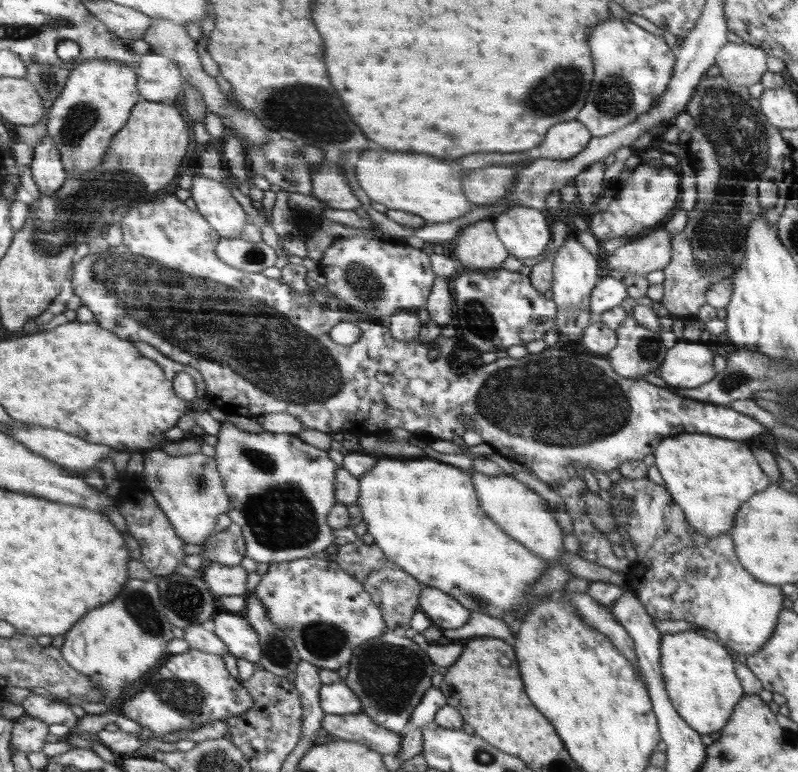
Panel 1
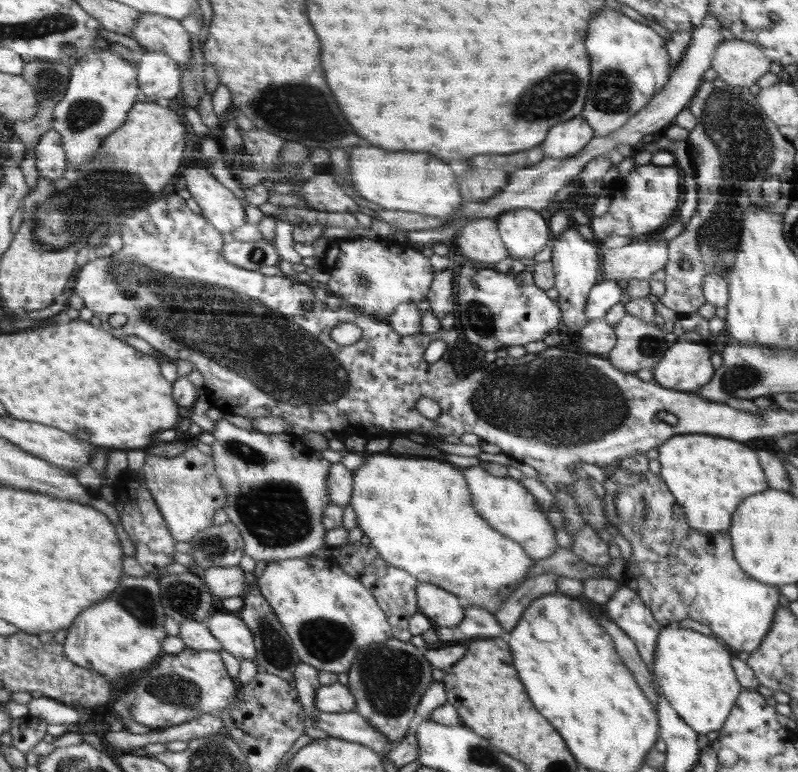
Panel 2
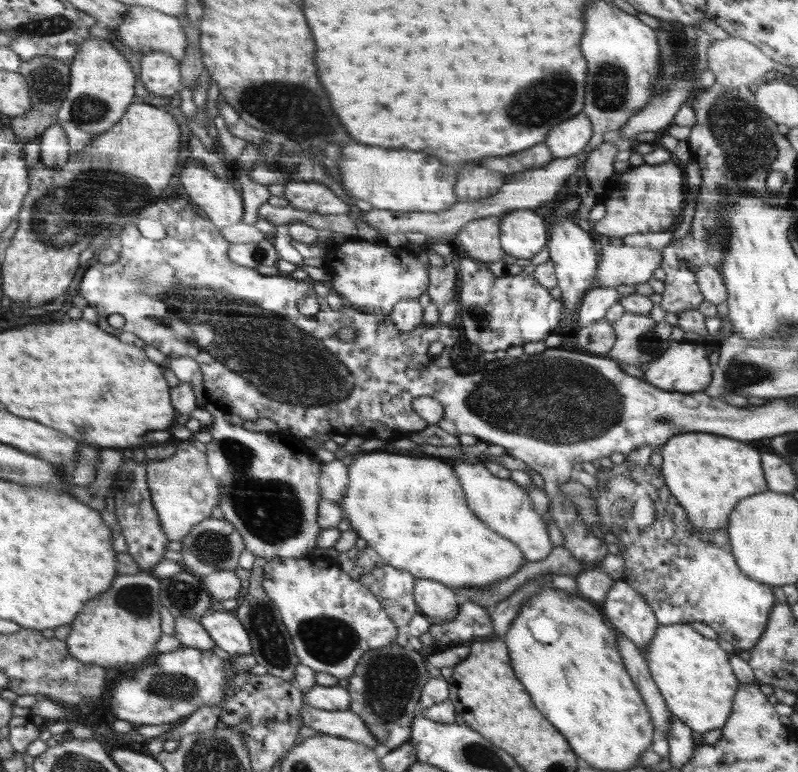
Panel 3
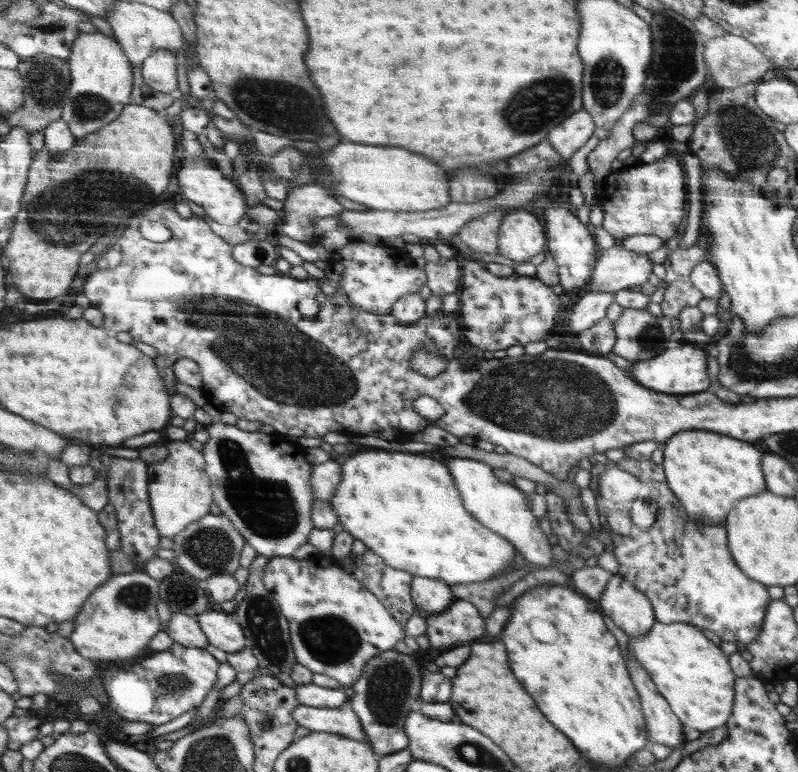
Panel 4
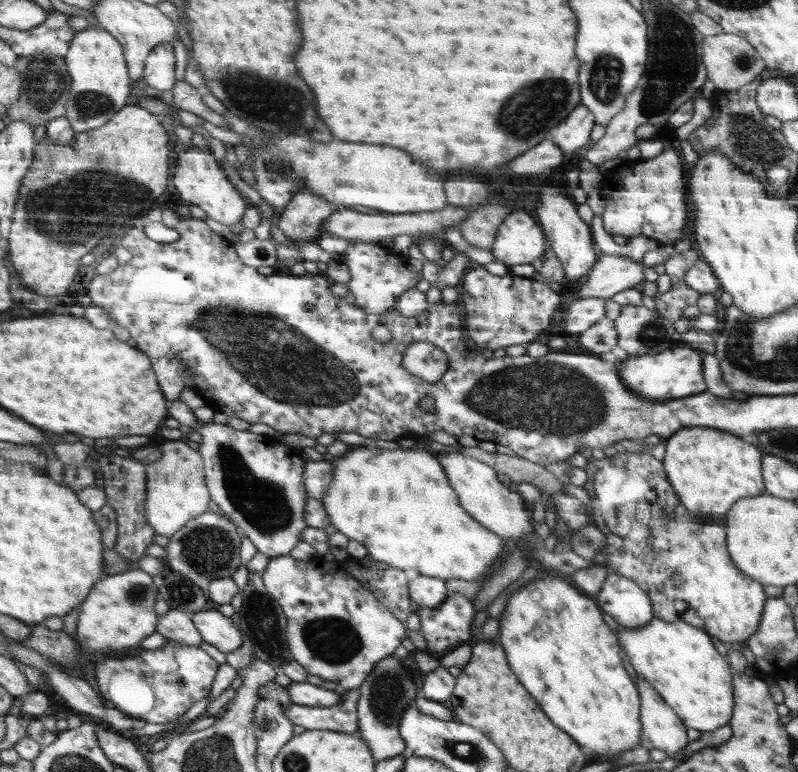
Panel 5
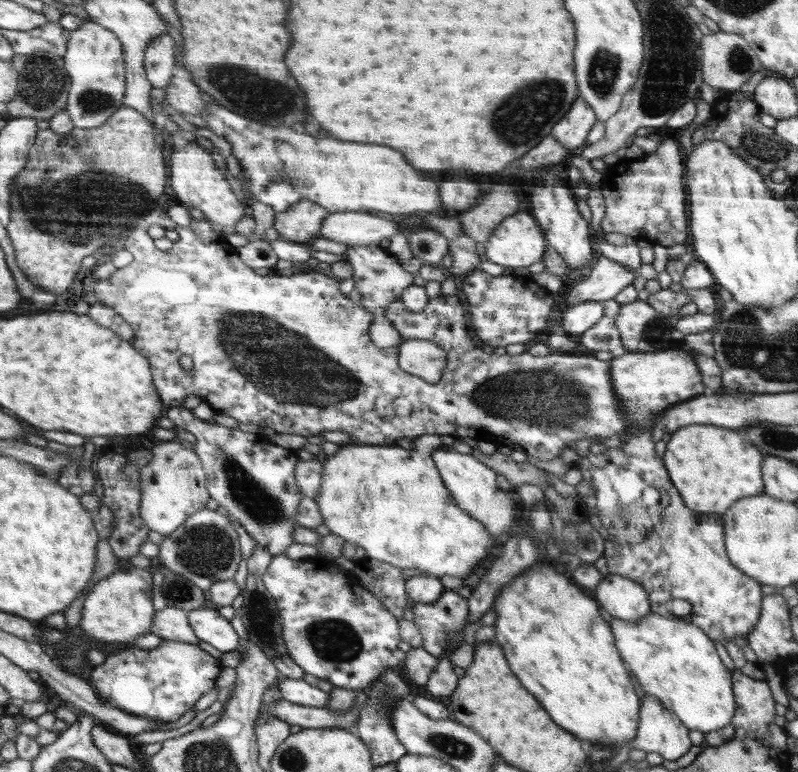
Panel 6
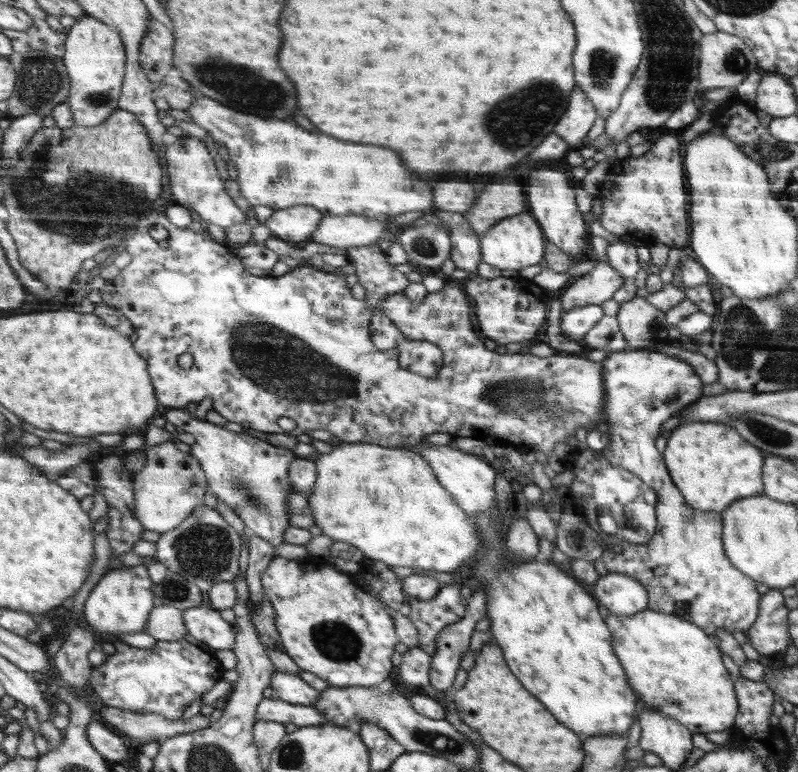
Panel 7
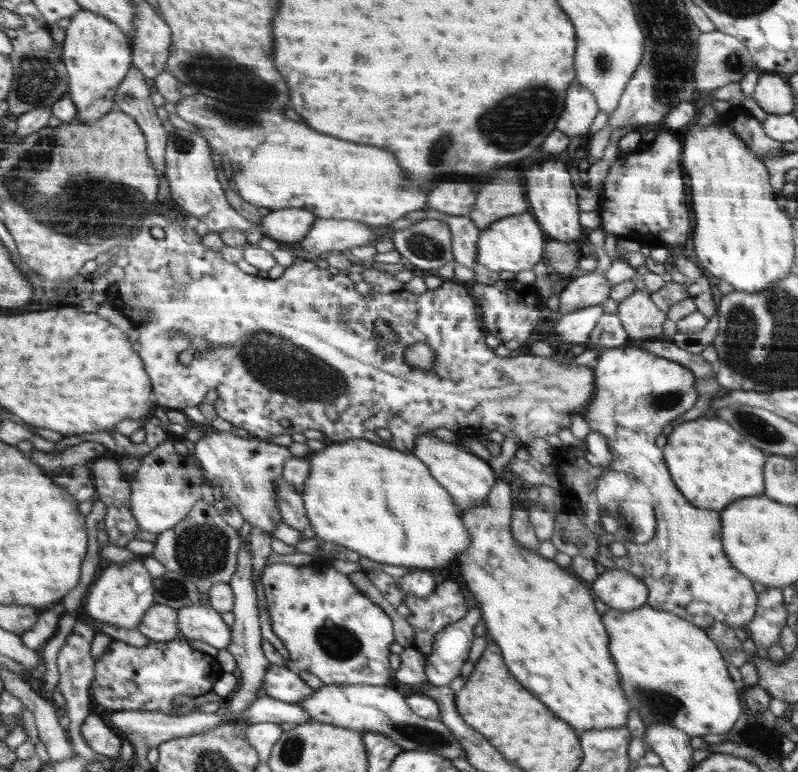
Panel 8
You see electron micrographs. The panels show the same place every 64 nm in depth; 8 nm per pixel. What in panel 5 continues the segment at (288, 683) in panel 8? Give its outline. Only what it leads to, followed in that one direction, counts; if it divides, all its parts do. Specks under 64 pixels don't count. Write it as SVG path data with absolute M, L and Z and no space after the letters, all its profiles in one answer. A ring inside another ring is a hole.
M308 681L292 682L285 687L293 704L308 707L332 707L340 705L342 696L339 690L330 691L323 687L312 686Z

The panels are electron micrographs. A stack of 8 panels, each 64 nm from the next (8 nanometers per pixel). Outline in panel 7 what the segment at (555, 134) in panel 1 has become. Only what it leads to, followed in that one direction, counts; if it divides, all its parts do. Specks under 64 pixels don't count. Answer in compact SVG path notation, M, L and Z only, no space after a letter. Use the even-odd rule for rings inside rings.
M576 86L572 89L567 112L560 117L555 131L568 143L570 150L579 148L598 114L599 111L595 109L588 94Z

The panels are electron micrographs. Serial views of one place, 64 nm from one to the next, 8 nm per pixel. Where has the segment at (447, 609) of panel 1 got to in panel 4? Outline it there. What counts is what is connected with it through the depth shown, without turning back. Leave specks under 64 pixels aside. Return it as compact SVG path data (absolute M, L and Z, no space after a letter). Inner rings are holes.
M418 575L412 578L411 598L416 606L428 613L444 612L454 600L448 583Z

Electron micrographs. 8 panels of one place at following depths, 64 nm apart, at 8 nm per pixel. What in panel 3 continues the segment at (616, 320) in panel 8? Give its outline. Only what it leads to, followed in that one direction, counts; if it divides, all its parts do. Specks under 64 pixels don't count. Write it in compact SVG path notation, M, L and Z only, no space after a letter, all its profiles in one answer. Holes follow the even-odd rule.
M606 319L593 322L586 328L576 329L575 333L578 335L580 347L591 354L604 354L606 356L615 344L612 323Z

